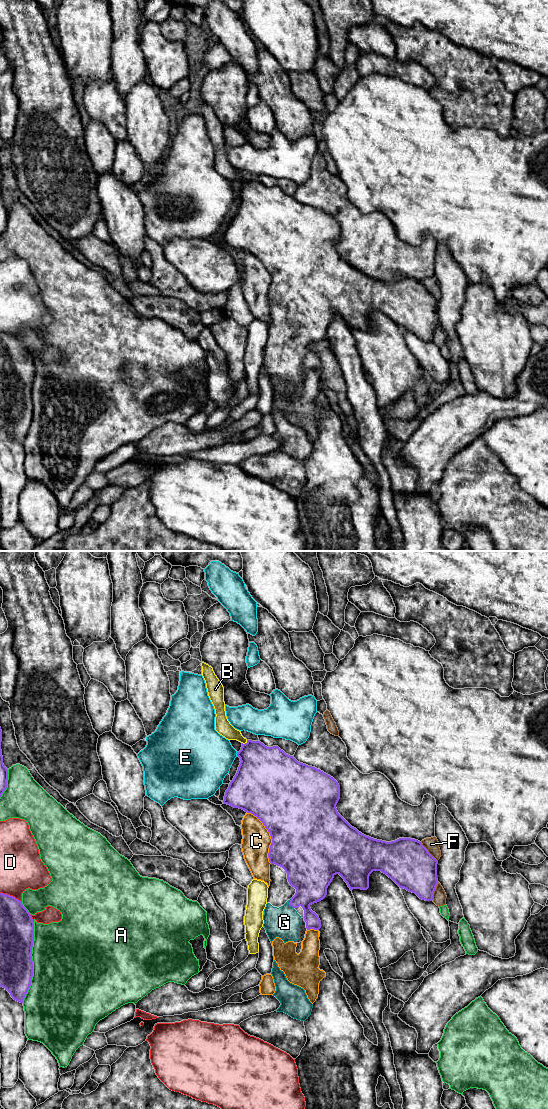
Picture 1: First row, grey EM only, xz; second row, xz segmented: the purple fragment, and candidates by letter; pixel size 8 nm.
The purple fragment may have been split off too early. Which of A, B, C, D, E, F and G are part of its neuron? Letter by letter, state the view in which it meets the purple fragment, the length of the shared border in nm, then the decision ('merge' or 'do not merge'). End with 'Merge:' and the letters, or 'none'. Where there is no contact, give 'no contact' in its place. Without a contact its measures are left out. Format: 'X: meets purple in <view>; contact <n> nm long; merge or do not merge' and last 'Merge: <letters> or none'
A: meets purple in xz; contact 650 nm long; do not merge
B: meets purple in xz; contact 50 nm long; do not merge
C: meets purple in xz; contact 460 nm long; do not merge
D: meets purple in xz; contact 190 nm long; do not merge
E: meets purple in xz; contact 30 nm long; do not merge
F: meets purple in xz; contact 220 nm long; do not merge
G: meets purple in xz; contact 80 nm long; merge
Merge: G

